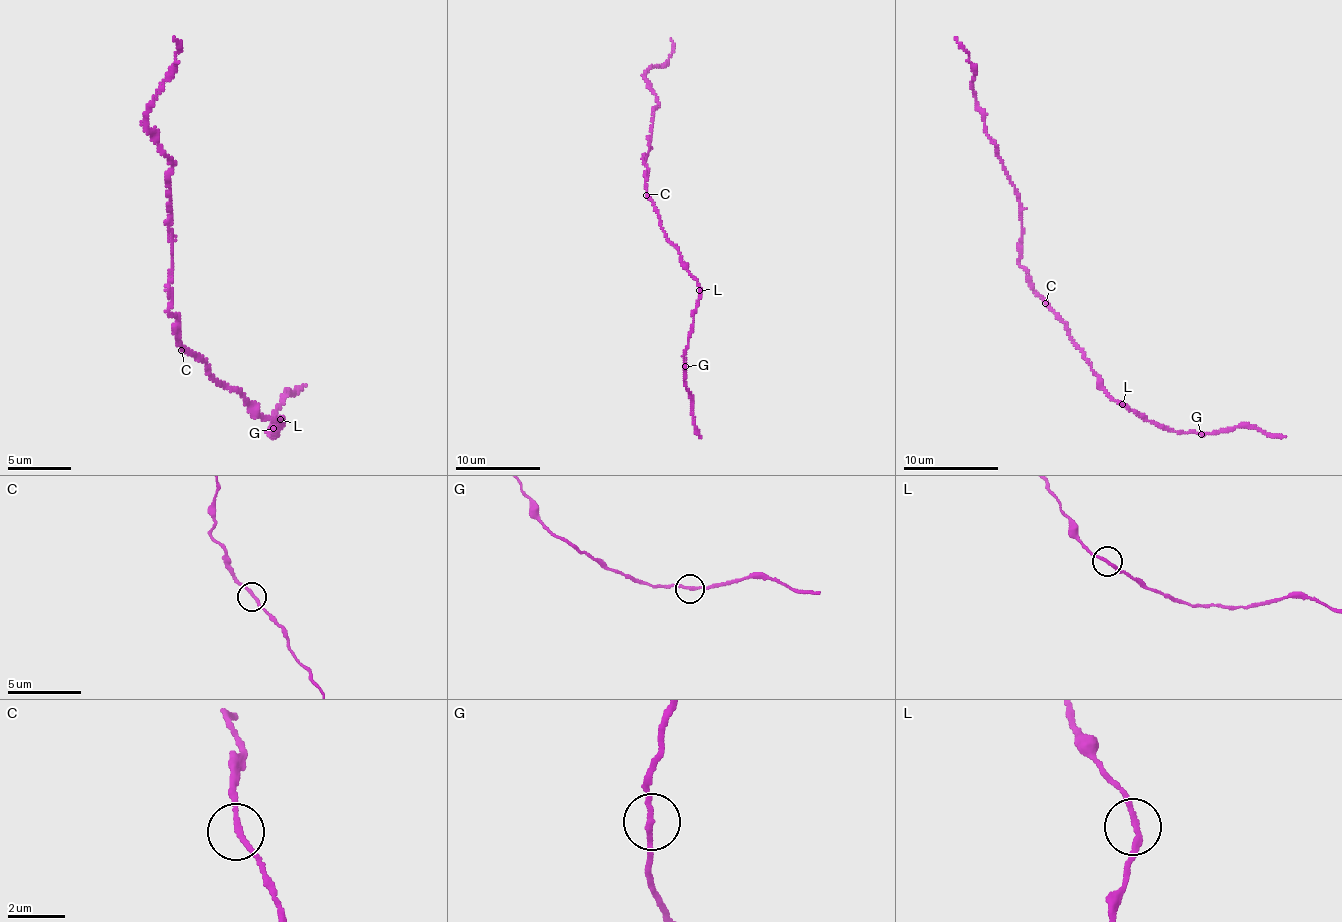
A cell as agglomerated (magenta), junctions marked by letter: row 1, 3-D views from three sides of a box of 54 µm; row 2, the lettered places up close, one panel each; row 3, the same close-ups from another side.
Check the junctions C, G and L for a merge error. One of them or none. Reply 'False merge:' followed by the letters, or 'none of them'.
False merge: none of them

